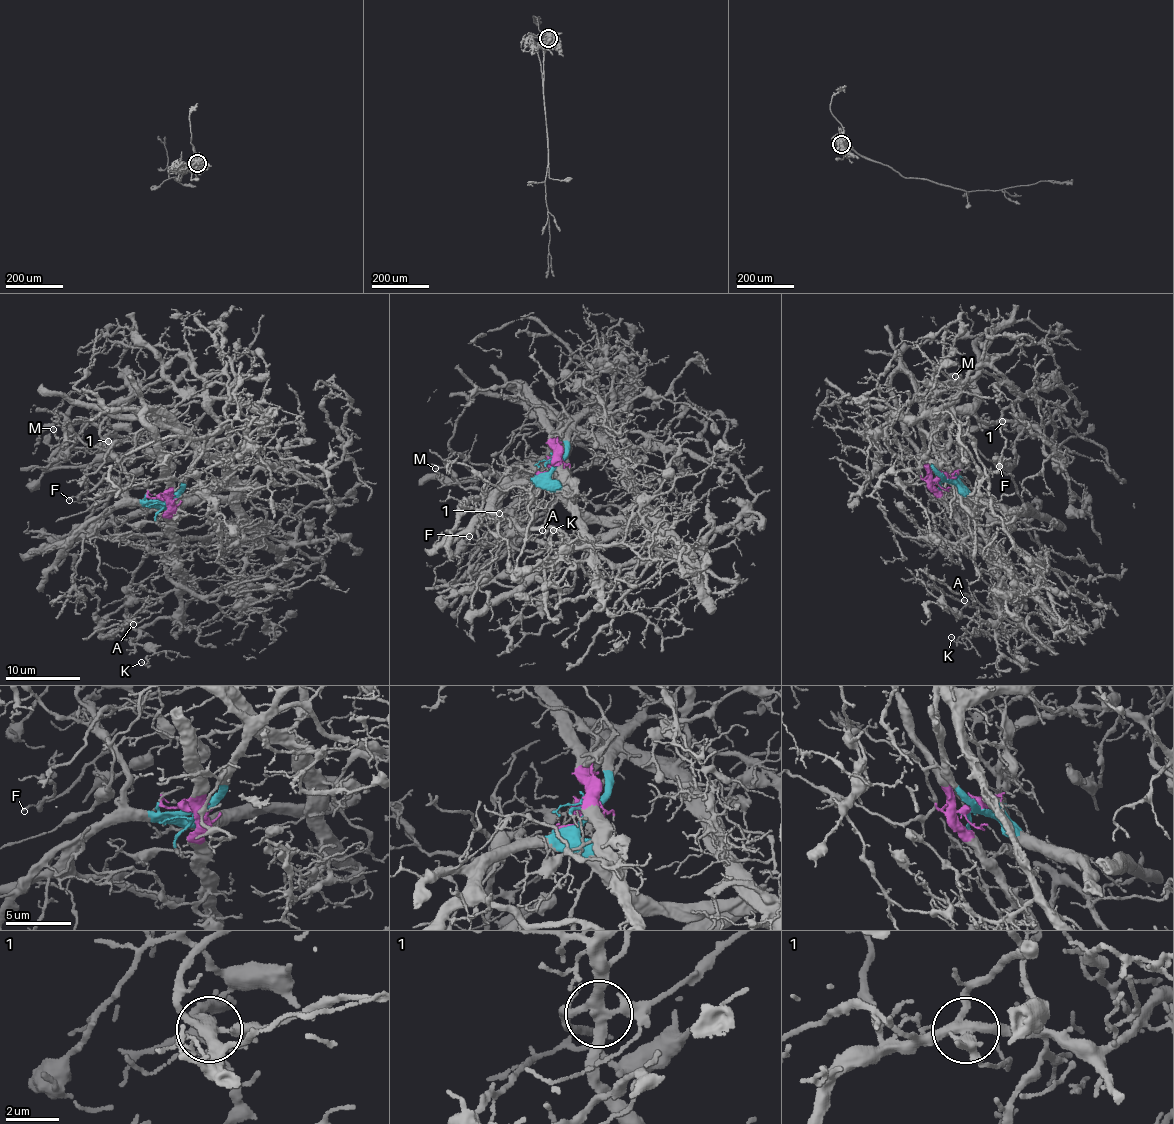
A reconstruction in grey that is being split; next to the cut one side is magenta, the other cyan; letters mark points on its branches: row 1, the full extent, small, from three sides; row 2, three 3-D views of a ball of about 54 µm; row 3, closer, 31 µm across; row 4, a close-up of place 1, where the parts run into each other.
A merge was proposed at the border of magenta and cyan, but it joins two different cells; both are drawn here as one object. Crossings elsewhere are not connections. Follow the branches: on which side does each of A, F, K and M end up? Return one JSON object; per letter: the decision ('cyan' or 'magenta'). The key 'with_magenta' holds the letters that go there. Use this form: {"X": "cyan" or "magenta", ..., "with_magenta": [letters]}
{"A": "magenta", "F": "cyan", "K": "magenta", "M": "cyan", "with_magenta": ["A", "K"]}

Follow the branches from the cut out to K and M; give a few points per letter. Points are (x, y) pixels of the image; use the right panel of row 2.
K: (945, 479), (934, 488), (1007, 589), (1016, 617), (1033, 626), (974, 632), (955, 641), (951, 636)
M: (945, 479), (951, 481), (957, 464), (957, 449), (978, 423), (972, 392), (954, 375)

